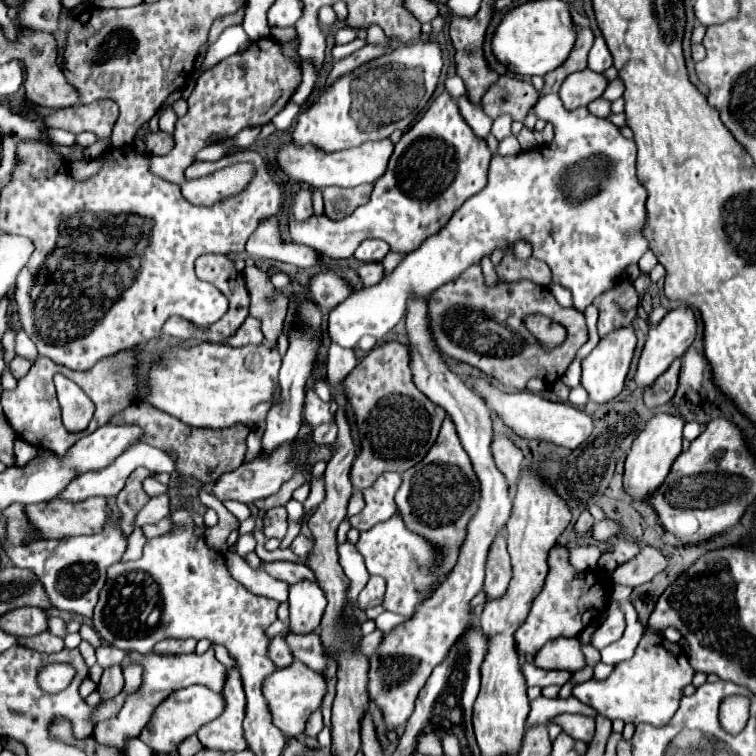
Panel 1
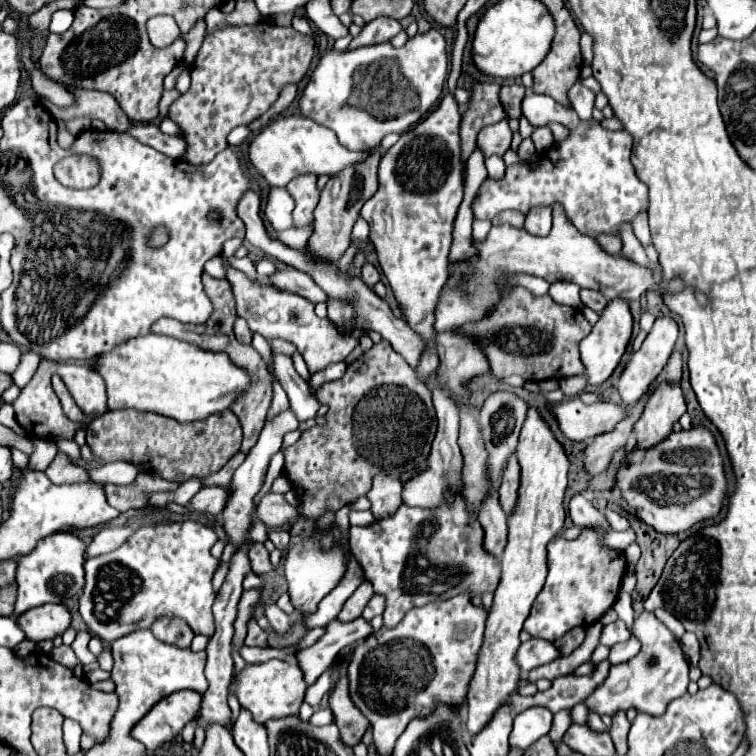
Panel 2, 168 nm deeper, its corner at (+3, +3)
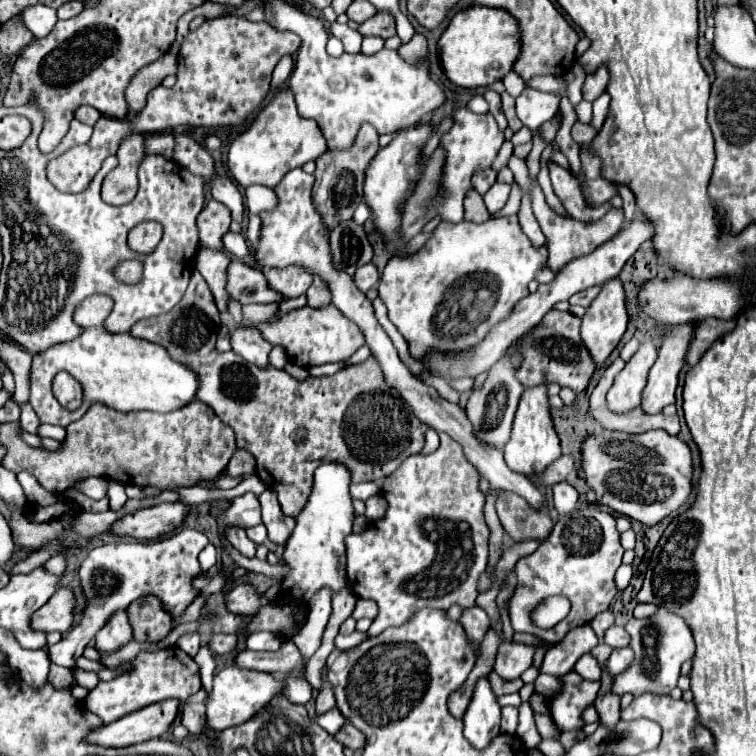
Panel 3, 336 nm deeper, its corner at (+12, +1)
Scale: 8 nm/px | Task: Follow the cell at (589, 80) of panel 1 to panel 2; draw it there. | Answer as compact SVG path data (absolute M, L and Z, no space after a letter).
M577 79L573 87L569 87L567 97L569 97L571 107L575 109L575 113L577 113L581 119L589 119L589 117L591 117L595 95L581 83L581 79Z

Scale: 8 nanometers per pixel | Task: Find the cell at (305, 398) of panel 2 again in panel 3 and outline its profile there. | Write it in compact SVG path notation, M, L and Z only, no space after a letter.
M236 327L230 331L230 343L232 343L232 351L236 355L244 357L246 361L262 365L262 367L268 365L268 353L270 353L272 345L260 335L258 329Z

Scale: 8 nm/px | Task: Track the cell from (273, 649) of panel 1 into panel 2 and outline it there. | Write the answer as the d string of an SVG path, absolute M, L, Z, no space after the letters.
M251 619L249 625L247 625L245 645L249 645L249 647L269 647L269 643L267 643L267 633L257 625L255 619Z

